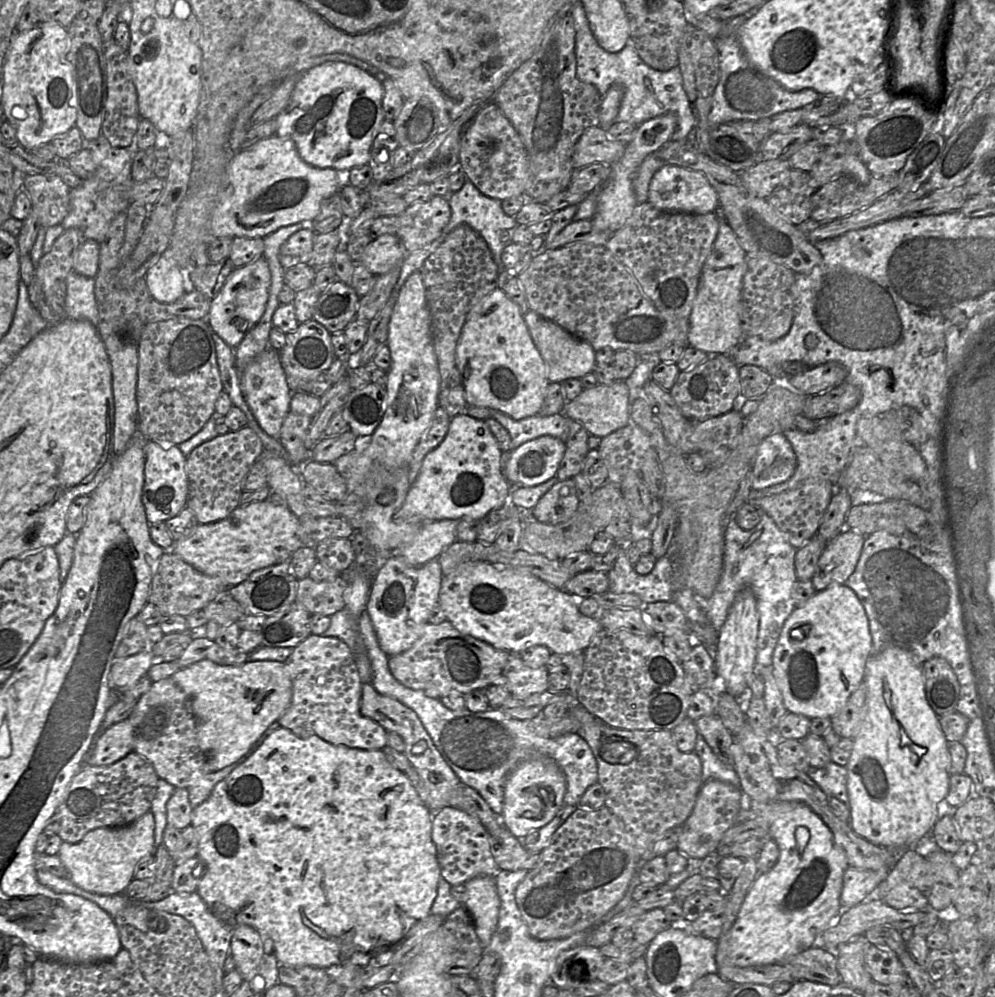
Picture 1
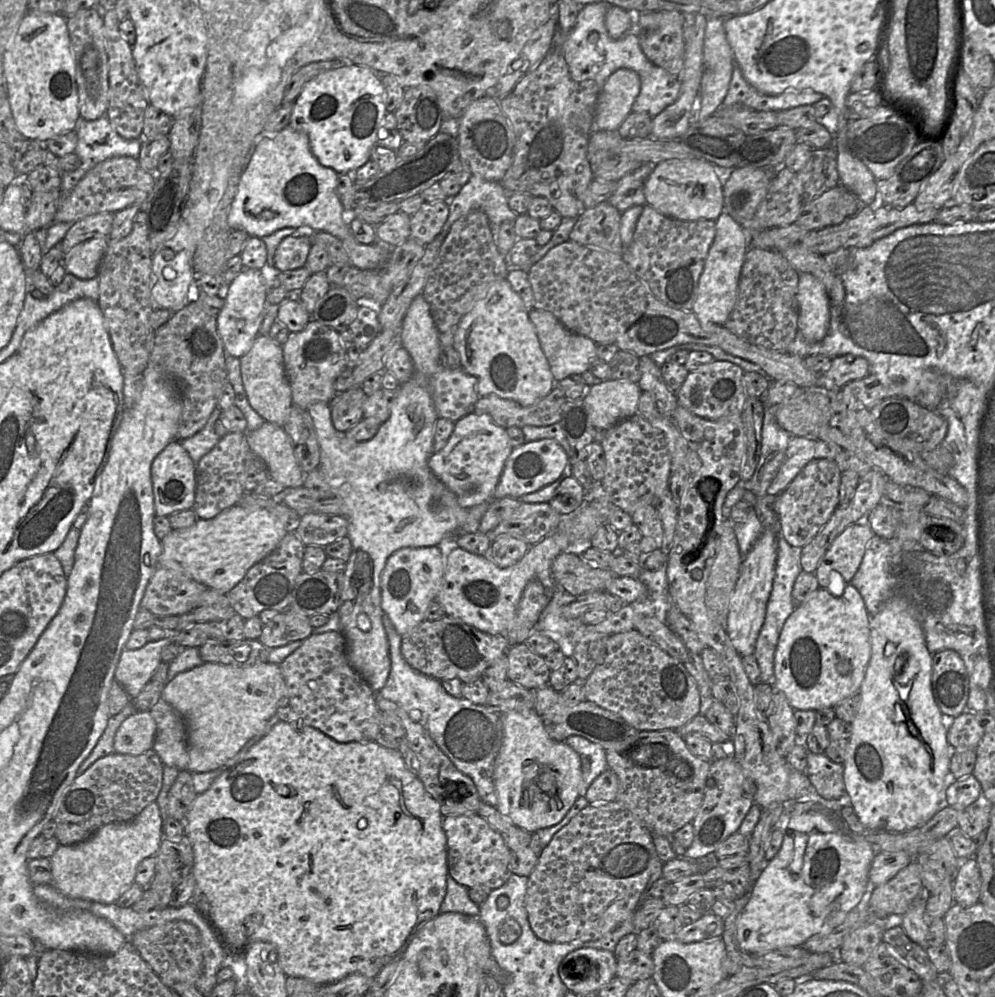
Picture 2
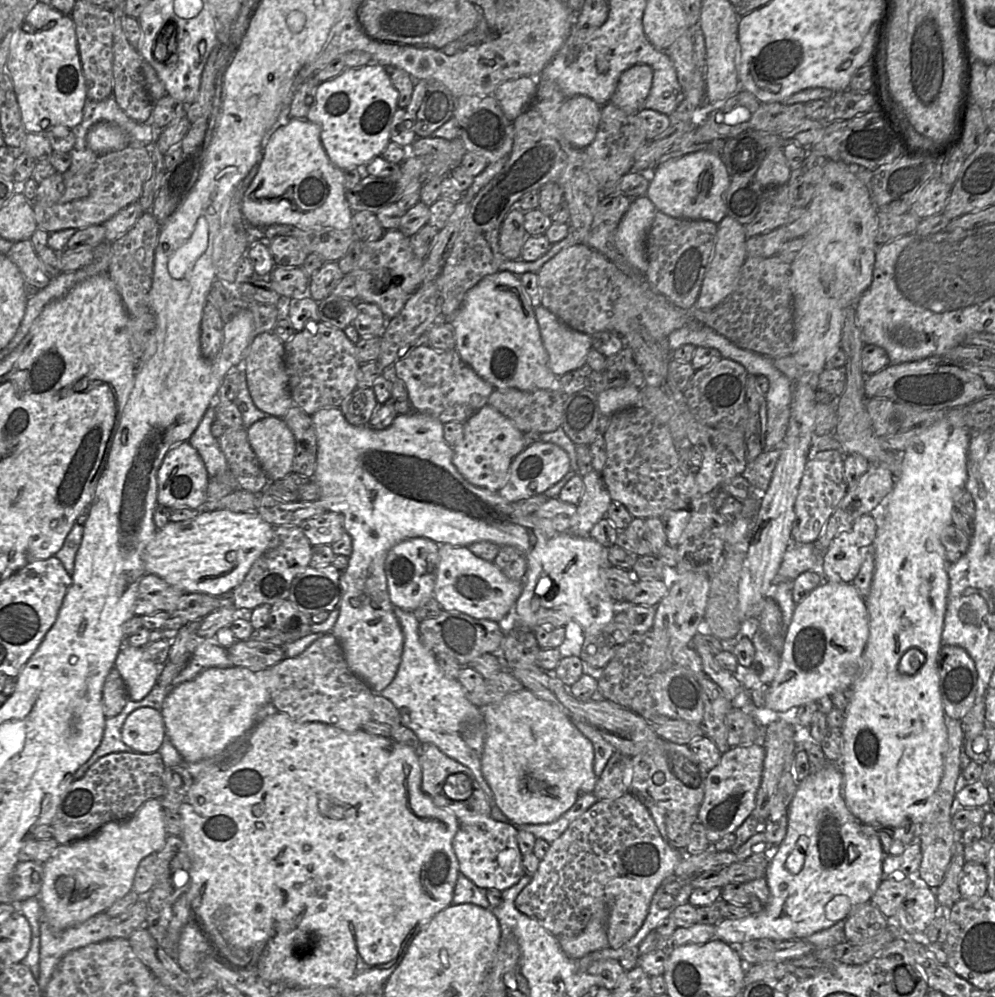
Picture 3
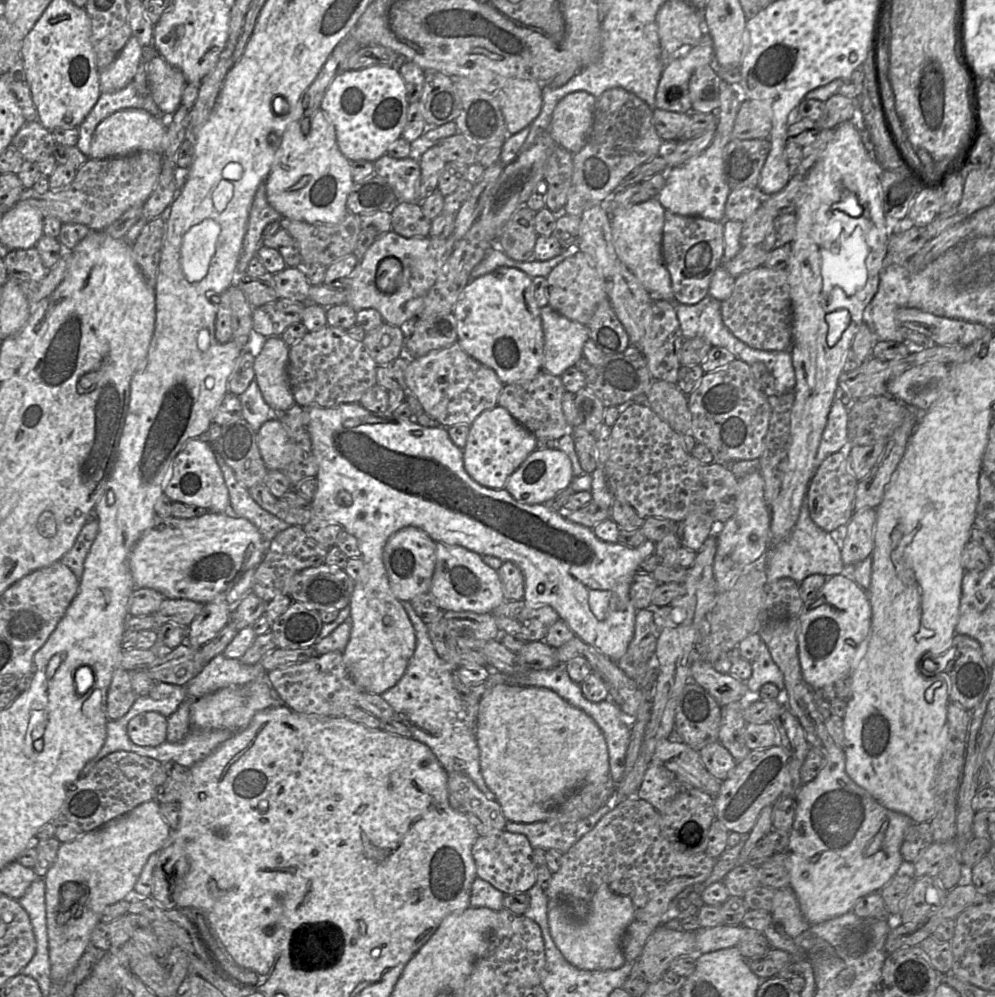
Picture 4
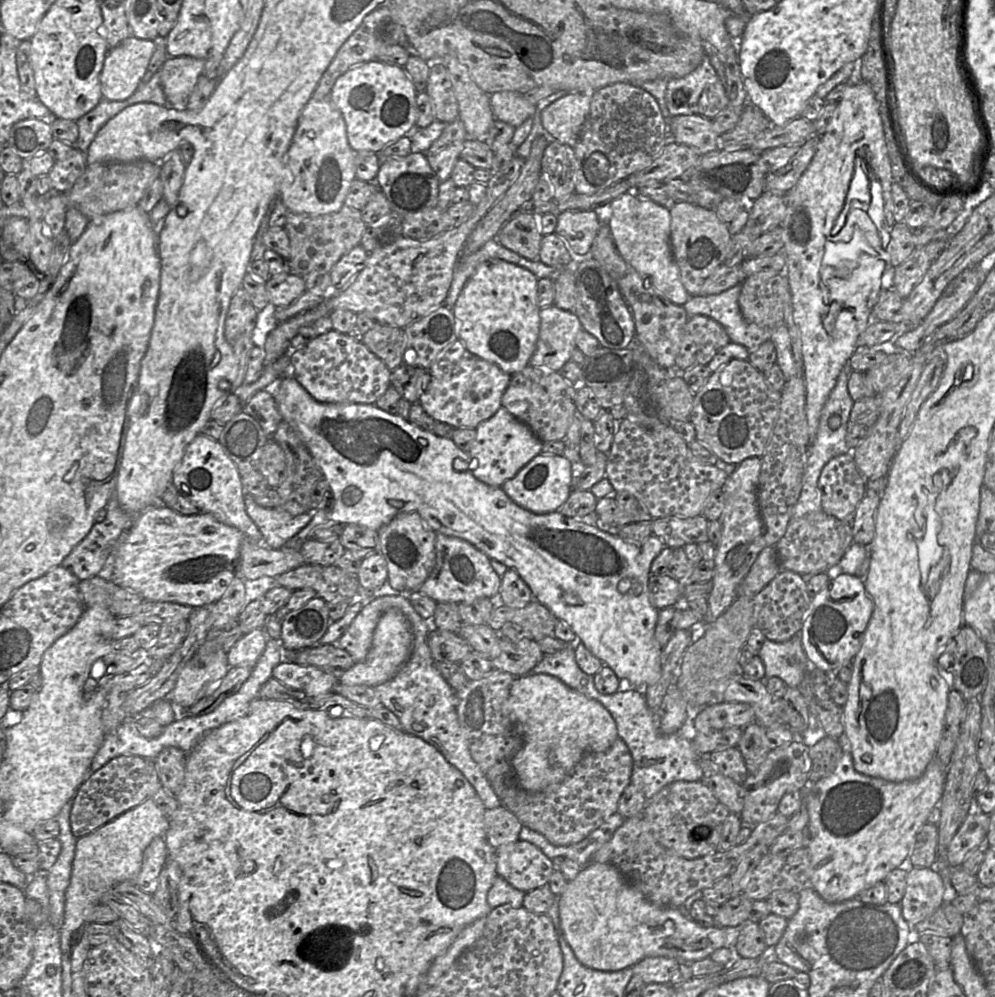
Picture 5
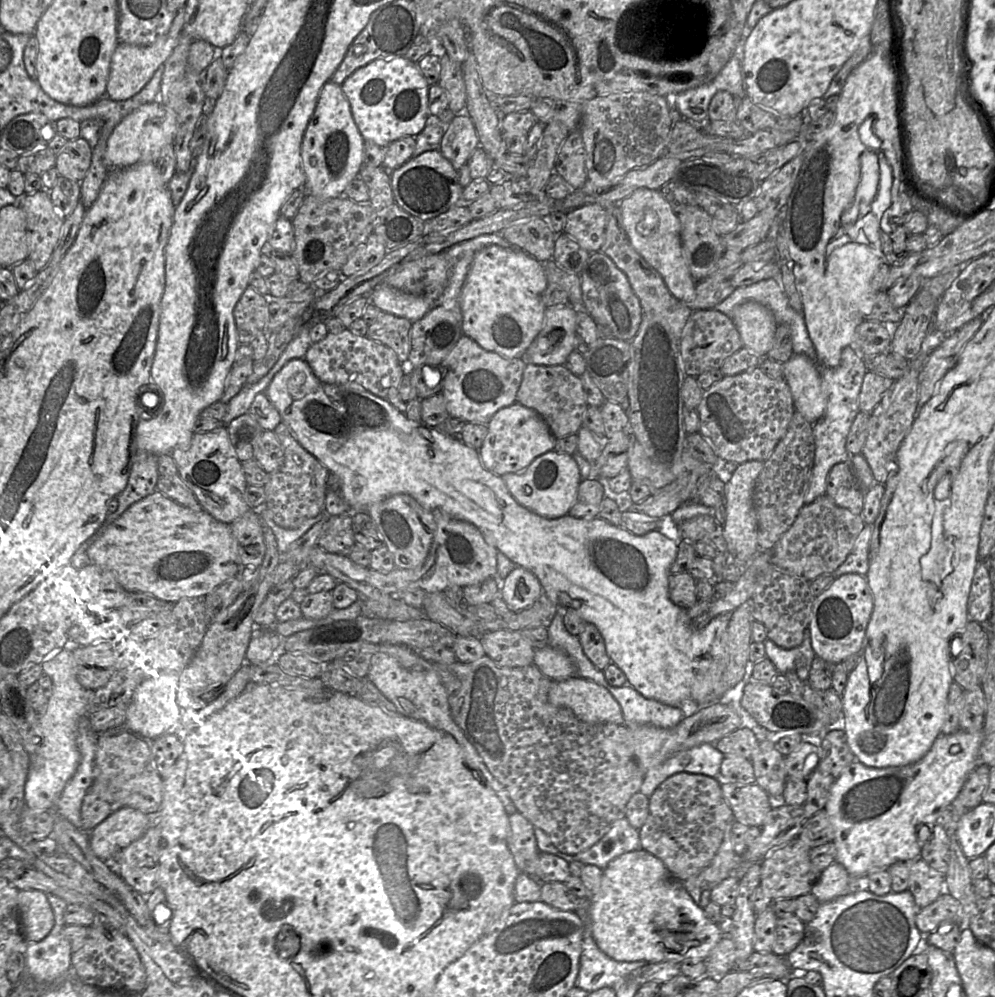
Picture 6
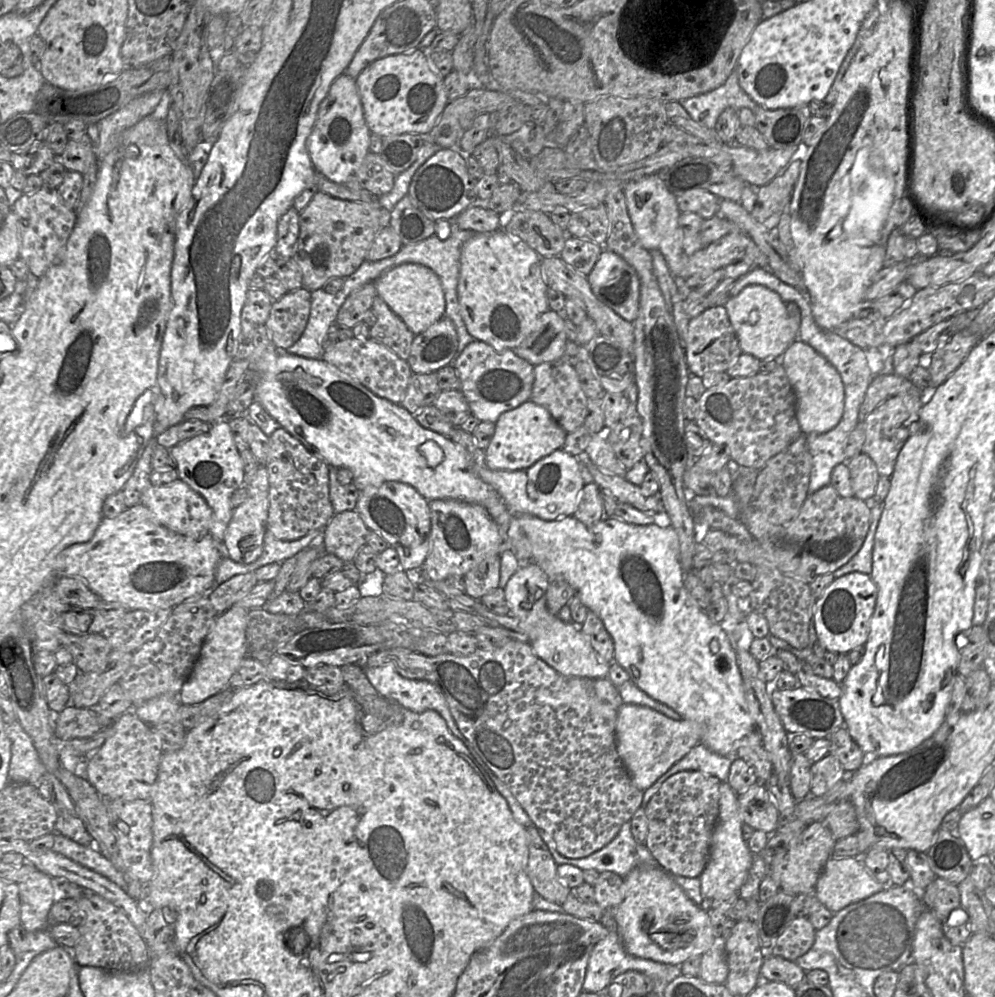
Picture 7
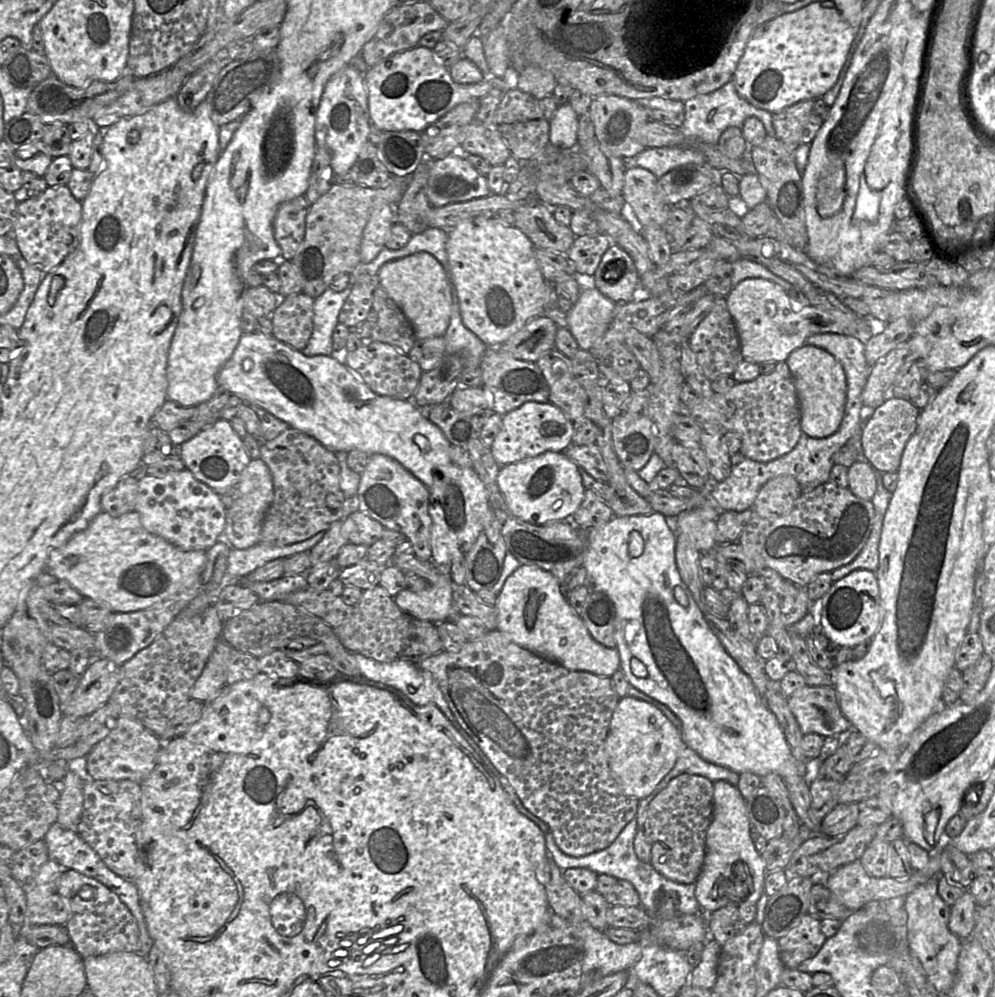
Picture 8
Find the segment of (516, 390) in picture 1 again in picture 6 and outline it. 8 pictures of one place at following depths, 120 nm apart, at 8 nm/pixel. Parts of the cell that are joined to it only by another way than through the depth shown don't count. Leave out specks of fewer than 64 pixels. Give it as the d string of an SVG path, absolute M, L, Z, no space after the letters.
M491 245L476 253L461 290L461 332L486 351L504 358L521 358L543 327L543 292L548 285L543 263L519 248Z

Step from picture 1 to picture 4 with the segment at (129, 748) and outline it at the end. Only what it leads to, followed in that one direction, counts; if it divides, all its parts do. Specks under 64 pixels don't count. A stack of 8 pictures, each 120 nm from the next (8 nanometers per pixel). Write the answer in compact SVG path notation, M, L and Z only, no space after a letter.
M149 711L133 717L127 726L131 741L142 747L157 747L167 738L167 718L162 714Z

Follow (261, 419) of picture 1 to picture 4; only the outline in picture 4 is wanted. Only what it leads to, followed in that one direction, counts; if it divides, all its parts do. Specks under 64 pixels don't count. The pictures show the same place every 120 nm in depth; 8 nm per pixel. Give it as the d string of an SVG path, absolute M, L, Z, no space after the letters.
M280 336L269 337L255 357L254 370L266 403L279 414L295 404L288 377L289 346Z

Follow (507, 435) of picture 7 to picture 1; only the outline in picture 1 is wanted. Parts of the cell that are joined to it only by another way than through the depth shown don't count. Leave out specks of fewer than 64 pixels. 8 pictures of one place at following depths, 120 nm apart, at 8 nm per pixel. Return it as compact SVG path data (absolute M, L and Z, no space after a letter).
M465 413L452 417L444 440L423 459L419 473L394 519L396 521L482 519L491 510L503 506L507 495L512 492L512 485L503 474L502 454L484 420Z

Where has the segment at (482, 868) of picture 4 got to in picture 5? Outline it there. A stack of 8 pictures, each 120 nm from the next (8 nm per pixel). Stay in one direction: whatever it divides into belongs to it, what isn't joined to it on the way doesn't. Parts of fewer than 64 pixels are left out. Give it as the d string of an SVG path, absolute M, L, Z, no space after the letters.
M524 840L495 848L497 876L523 892L547 885L555 871L552 860Z

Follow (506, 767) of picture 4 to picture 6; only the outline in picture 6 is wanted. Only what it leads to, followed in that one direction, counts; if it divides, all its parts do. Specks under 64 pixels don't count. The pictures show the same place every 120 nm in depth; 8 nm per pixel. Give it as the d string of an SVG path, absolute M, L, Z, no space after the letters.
M573 677L552 681L547 700L553 706L570 709L585 723L624 724L620 705L615 698L605 687L588 679Z

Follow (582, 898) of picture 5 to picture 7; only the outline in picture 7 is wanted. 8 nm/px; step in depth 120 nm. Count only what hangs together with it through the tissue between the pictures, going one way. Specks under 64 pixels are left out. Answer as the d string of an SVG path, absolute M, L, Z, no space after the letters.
M636 867L633 870L631 870L625 877L623 877L623 885L624 885L624 898L623 898L622 902L618 906L616 906L615 908L606 909L606 910L611 910L612 911L613 917L614 917L614 920L615 920L615 923L616 923L616 930L617 930L619 936L621 937L621 940L623 942L623 945L624 945L626 951L630 955L638 957L638 958L653 960L653 961L664 963L664 964L671 964L671 965L680 966L687 959L689 959L691 957L701 957L705 952L707 952L710 949L710 947L712 946L713 941L716 938L716 936L715 936L715 931L714 931L713 927L711 926L711 924L710 924L707 912L702 910L698 905L696 905L694 902L692 902L692 900L686 895L684 890L675 882L675 880L672 878L672 875L669 872L667 872L663 868Z

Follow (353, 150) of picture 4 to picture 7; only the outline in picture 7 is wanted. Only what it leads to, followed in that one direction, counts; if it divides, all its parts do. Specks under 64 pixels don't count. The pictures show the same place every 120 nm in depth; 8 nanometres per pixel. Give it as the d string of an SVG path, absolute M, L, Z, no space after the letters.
M419 48L371 63L355 78L370 132L383 138L407 133L429 134L449 103L444 78L434 71L426 53Z

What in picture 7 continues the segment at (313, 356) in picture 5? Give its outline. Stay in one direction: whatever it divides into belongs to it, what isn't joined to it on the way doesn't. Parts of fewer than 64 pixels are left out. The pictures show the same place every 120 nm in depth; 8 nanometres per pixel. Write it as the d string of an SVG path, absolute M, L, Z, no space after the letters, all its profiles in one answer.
M353 337L337 341L325 349L322 359L364 385L375 395L397 404L404 399L413 374L407 360L371 338Z

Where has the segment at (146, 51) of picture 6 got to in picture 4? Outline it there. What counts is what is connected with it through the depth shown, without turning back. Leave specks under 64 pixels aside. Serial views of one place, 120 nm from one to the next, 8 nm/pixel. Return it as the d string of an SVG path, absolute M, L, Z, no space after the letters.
M131 36L115 60L100 71L101 93L112 93L129 85L144 56L144 48Z

